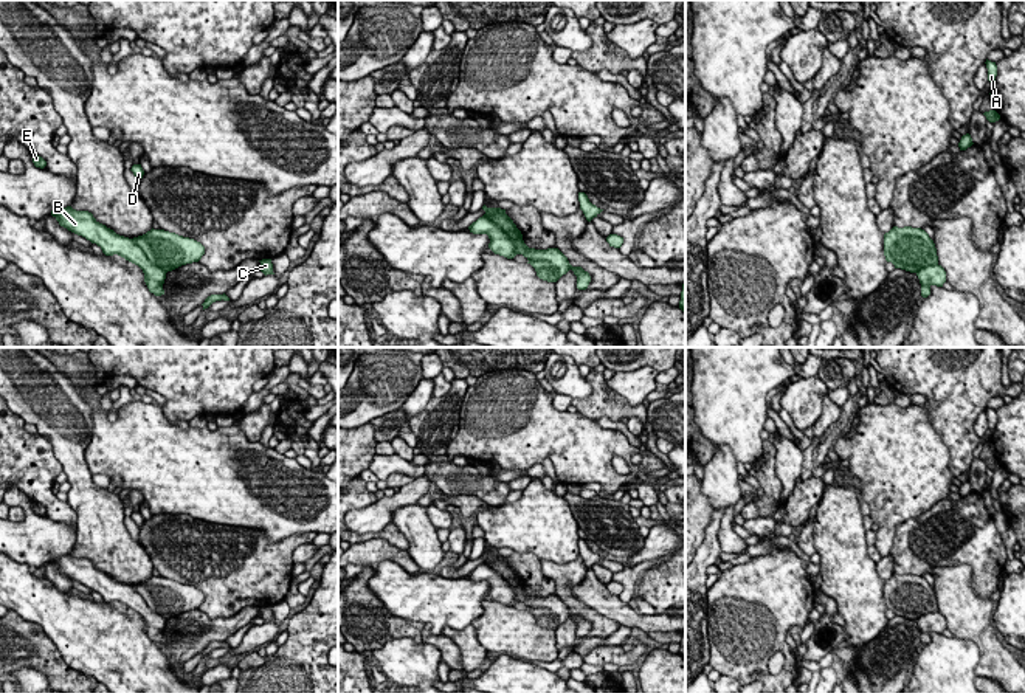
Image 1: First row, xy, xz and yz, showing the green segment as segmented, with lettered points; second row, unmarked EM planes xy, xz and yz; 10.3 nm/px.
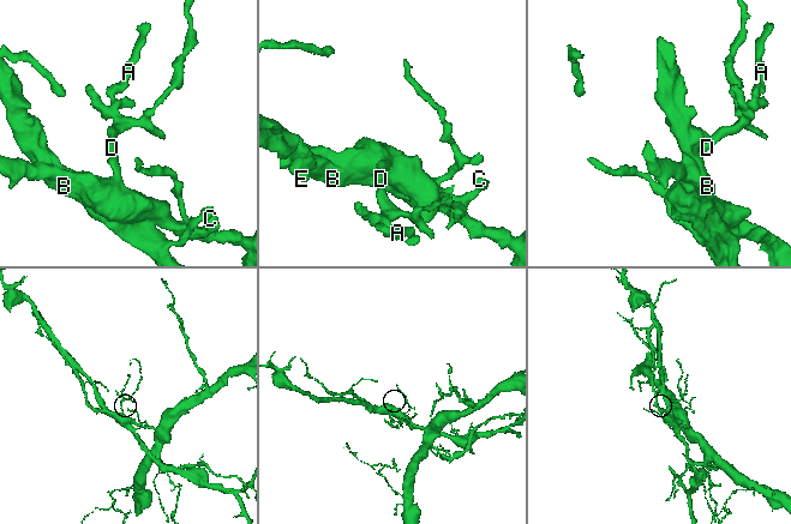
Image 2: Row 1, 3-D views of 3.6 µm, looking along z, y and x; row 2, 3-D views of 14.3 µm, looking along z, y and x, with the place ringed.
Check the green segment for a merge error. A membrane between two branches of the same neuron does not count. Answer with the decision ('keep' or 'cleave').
cleave

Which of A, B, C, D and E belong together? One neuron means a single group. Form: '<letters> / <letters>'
A C D / B E

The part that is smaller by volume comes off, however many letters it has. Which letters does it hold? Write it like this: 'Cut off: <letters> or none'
Cut off: B, E

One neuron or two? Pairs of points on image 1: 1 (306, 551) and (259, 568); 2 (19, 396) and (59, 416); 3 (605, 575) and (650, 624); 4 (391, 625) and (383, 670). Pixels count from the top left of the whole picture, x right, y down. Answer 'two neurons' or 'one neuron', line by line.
1: two neurons
2: one neuron
3: two neurons
4: two neurons

